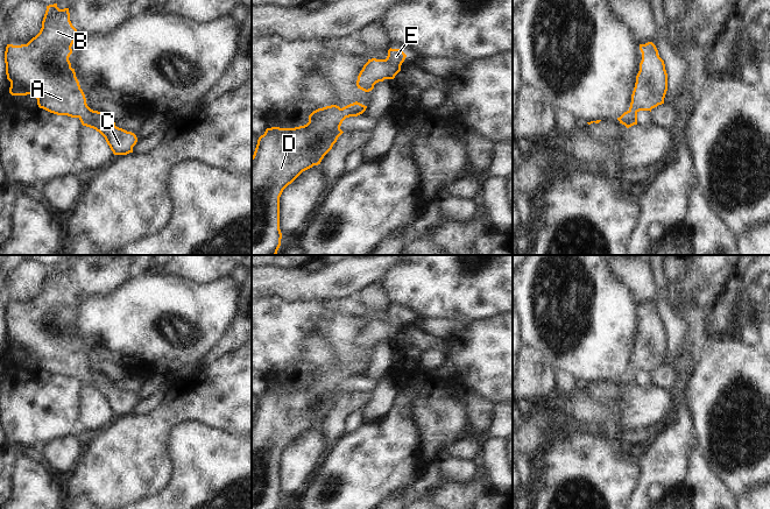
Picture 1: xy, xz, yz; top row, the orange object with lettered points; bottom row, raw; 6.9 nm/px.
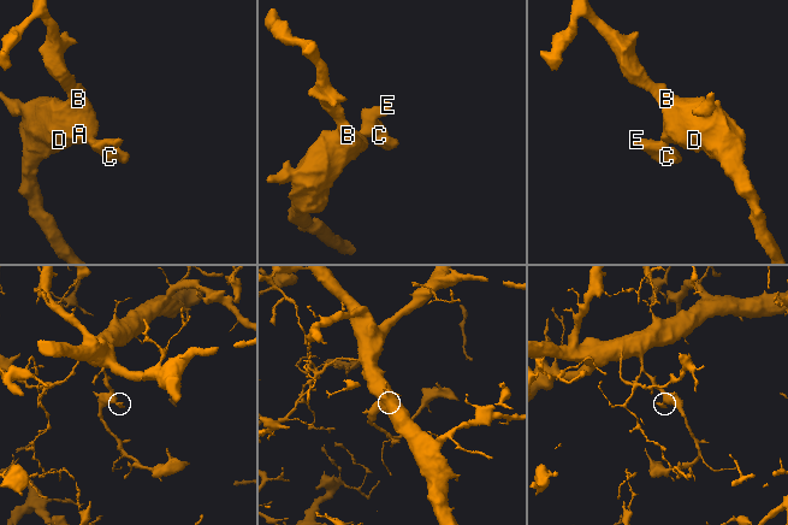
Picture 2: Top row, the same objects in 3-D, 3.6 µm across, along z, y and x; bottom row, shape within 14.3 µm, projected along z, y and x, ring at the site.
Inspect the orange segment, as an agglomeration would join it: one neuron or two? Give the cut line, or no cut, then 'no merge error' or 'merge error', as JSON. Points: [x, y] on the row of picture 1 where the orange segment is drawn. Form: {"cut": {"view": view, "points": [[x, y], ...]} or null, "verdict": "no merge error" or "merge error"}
{"cut": null, "verdict": "no merge error"}

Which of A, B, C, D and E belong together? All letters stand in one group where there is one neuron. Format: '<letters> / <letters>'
A B C D E

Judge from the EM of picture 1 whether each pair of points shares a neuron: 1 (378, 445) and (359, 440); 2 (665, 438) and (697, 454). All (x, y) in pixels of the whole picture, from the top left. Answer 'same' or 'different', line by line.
1: same
2: different

